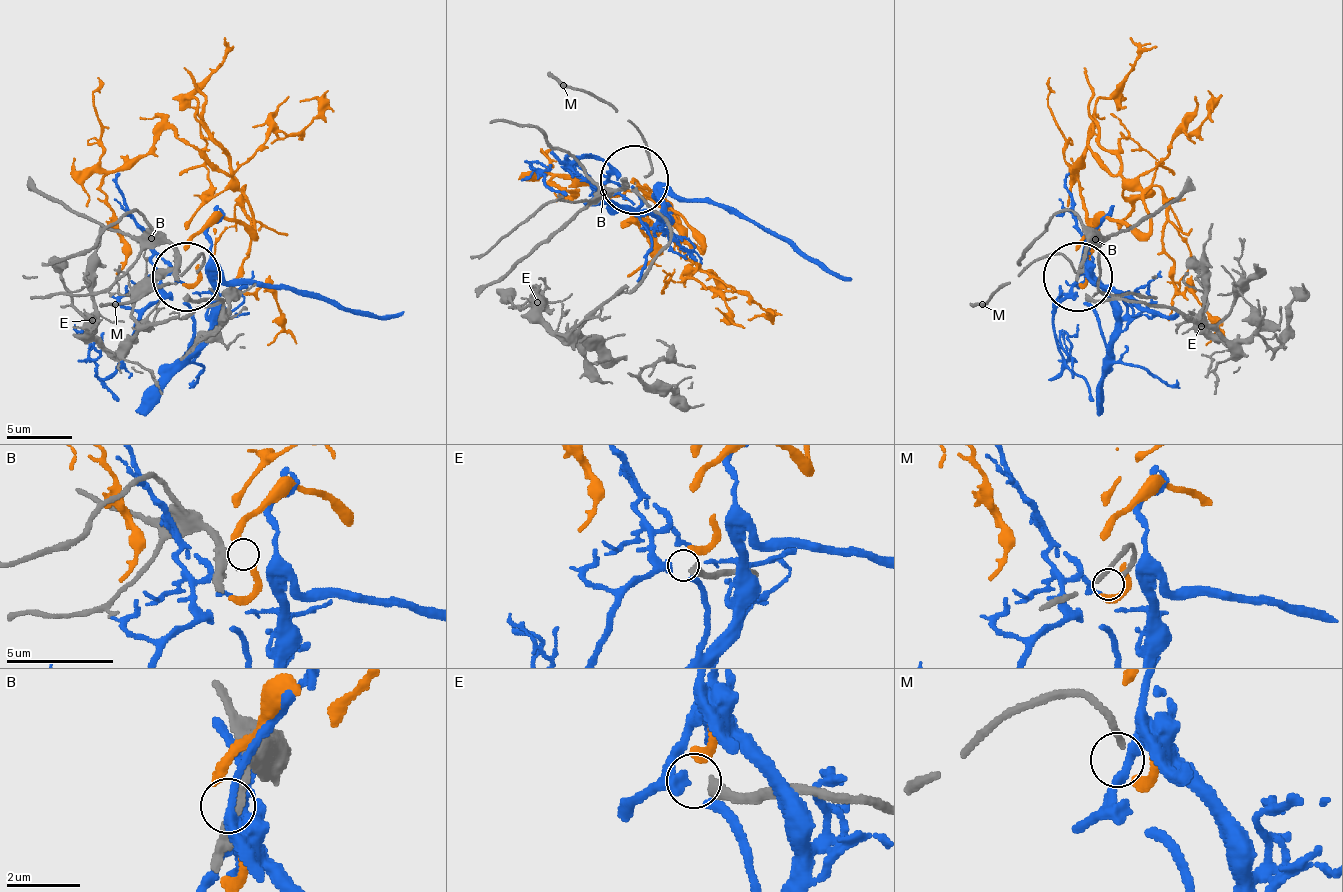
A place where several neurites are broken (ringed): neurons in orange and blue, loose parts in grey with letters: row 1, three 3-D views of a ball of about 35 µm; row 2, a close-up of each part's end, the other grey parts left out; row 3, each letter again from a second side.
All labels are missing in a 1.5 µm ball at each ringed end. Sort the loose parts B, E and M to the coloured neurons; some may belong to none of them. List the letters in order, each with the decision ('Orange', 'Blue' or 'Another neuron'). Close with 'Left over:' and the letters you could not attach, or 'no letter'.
B: Orange
E: Another neuron
M: Another neuron
Left over: E, M

